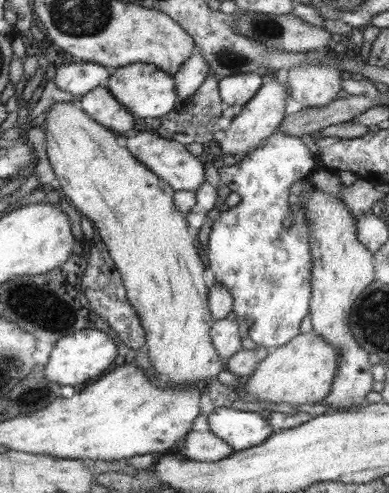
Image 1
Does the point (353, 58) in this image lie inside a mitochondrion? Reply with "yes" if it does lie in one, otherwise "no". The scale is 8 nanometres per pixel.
no

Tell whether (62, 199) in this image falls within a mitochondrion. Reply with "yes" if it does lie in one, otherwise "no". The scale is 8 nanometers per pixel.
no

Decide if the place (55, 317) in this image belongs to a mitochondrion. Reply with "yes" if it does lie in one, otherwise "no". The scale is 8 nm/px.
no

